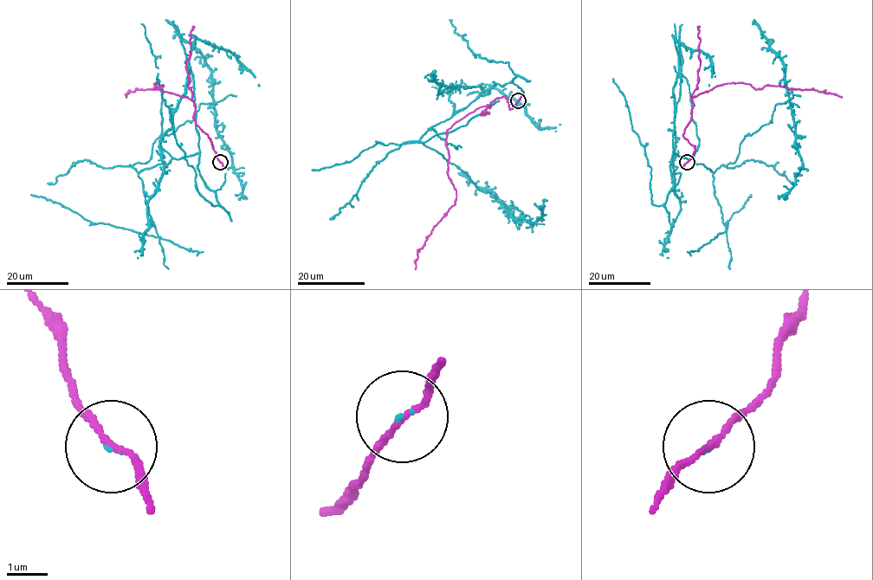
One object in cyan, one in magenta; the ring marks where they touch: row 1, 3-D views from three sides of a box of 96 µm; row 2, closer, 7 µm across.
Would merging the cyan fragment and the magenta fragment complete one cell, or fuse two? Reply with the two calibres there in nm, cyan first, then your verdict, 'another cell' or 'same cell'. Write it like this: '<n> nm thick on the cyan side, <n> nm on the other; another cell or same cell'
50 nm thick on the cyan side, 140 nm on the other; same cell

